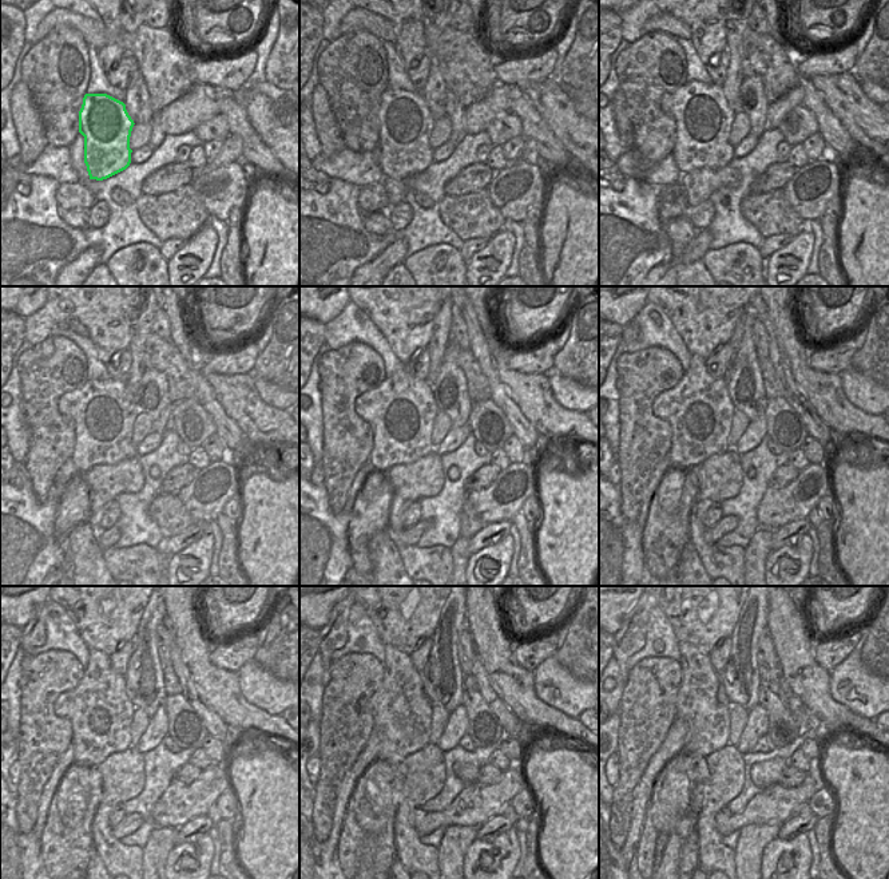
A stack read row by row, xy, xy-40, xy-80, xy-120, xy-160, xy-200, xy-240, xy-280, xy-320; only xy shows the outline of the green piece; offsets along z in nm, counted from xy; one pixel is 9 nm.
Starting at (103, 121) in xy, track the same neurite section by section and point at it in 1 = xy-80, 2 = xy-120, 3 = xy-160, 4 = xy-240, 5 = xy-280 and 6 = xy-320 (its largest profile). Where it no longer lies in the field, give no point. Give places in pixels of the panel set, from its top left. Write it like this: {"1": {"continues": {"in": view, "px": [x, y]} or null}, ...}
{"1": {"continues": {"in": "xy-80", "px": [703, 119]}}, "2": {"continues": {"in": "xy-120", "px": [103, 412]}}, "3": {"continues": {"in": "xy-160", "px": [401, 410]}}, "4": {"continues": {"in": "xy-240", "px": [100, 713]}}, "5": {"continues": {"in": "xy-280", "px": [401, 712]}}, "6": {"continues": {"in": "xy-320", "px": [697, 700]}}}

